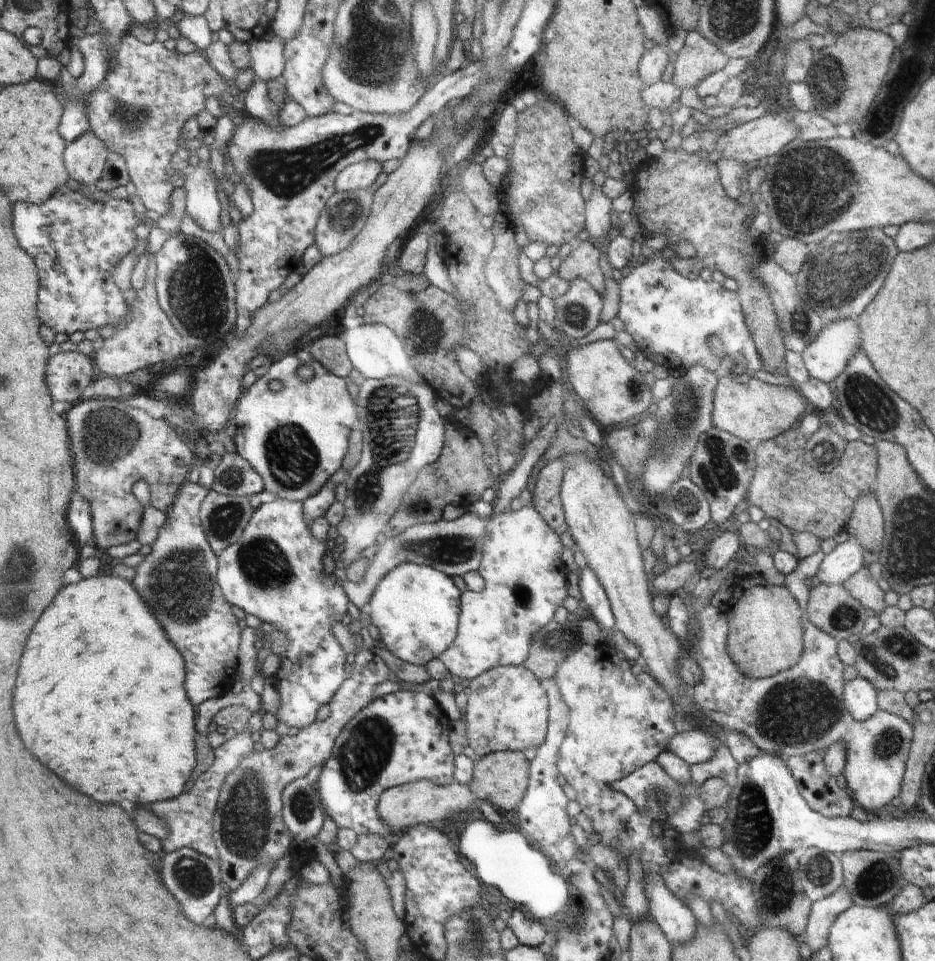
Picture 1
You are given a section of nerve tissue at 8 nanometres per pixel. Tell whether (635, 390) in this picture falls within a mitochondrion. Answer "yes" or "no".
yes

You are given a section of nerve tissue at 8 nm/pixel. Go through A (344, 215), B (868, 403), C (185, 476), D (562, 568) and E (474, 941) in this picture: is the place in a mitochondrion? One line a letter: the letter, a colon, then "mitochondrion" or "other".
A: mitochondrion
B: mitochondrion
C: other
D: other
E: mitochondrion

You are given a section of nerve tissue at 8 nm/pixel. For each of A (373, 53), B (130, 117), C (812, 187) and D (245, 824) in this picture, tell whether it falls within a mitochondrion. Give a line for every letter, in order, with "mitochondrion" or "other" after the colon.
A: mitochondrion
B: mitochondrion
C: mitochondrion
D: mitochondrion

